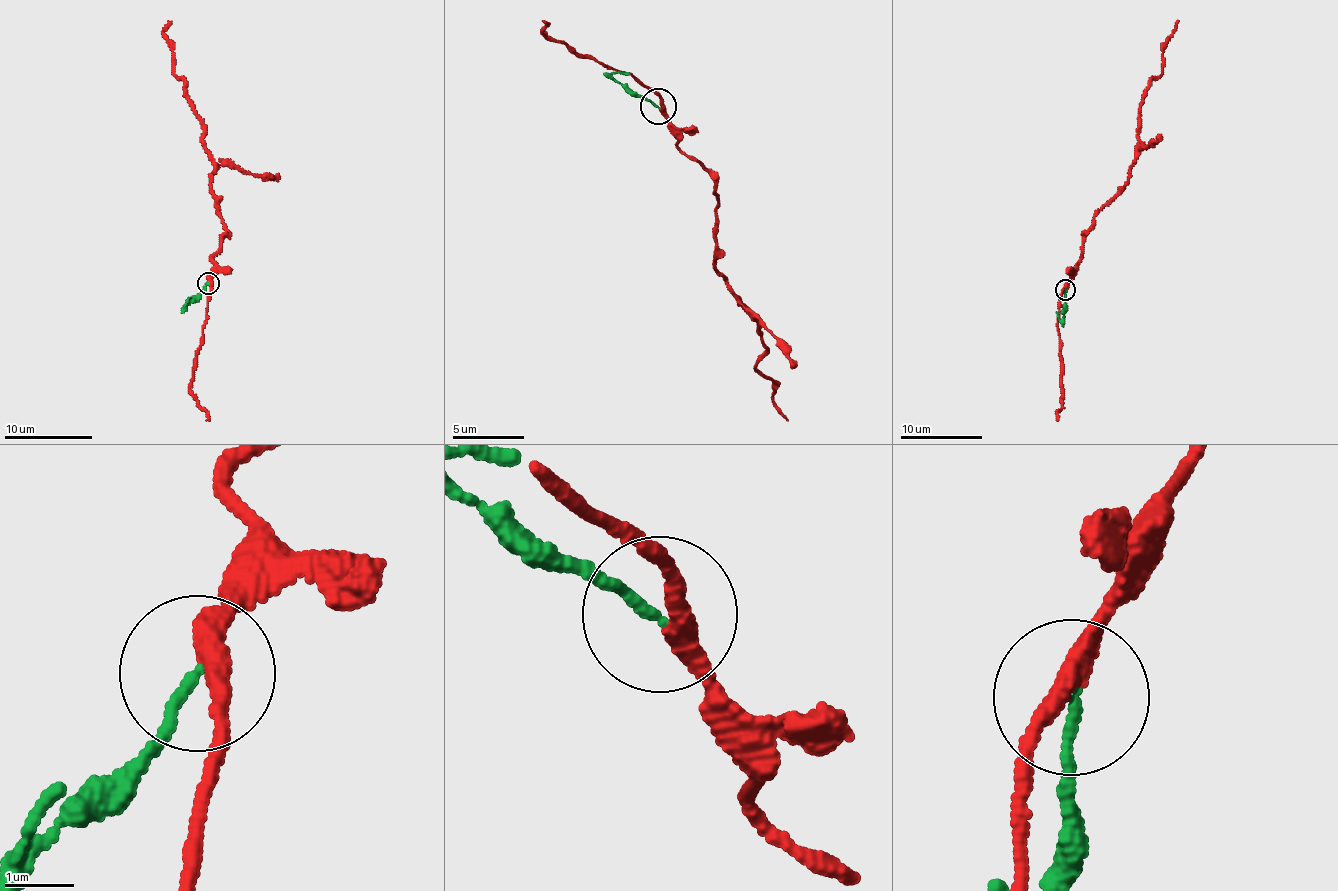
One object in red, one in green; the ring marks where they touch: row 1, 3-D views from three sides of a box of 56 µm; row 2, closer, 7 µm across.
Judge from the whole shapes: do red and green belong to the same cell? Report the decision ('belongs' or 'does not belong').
does not belong

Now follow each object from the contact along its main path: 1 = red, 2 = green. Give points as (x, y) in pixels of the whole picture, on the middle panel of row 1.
1: (659, 107), (716, 183), (716, 267), (762, 319), (767, 345), (755, 368), (779, 384), (772, 402), (789, 421)
2: (659, 107), (634, 95), (613, 75), (628, 73)

